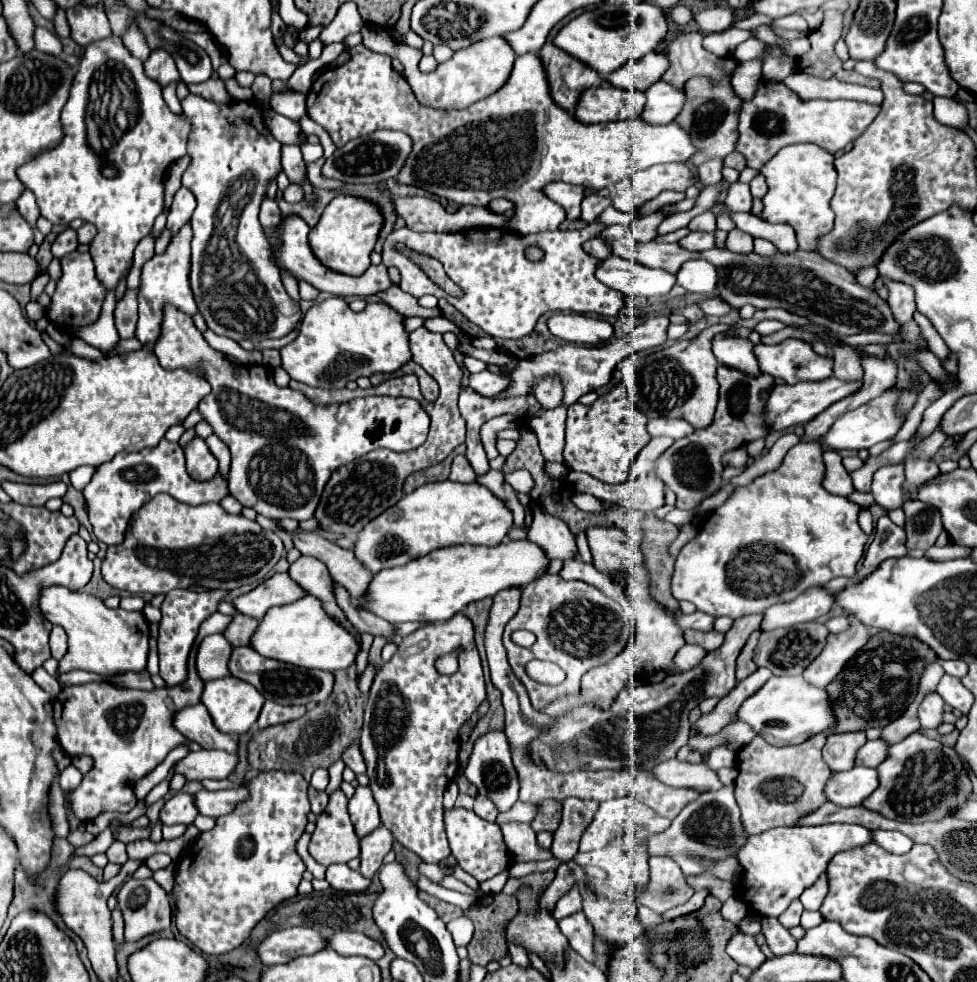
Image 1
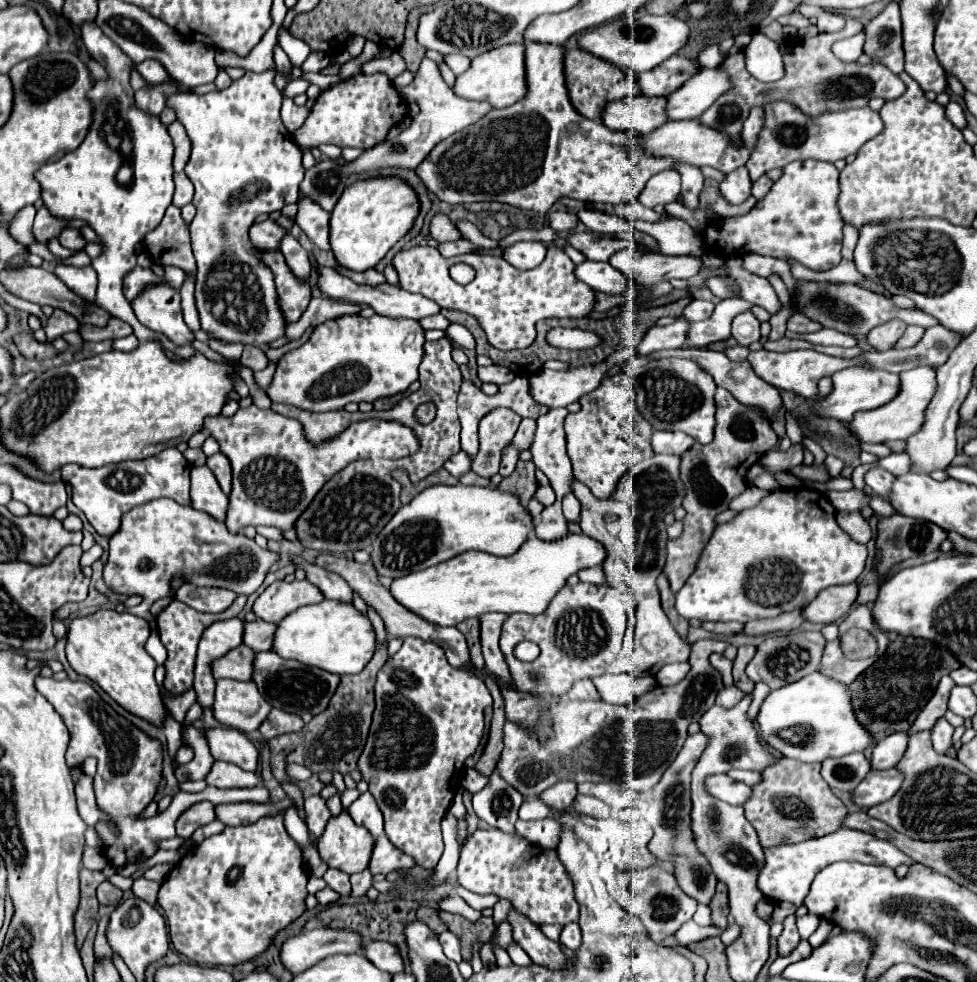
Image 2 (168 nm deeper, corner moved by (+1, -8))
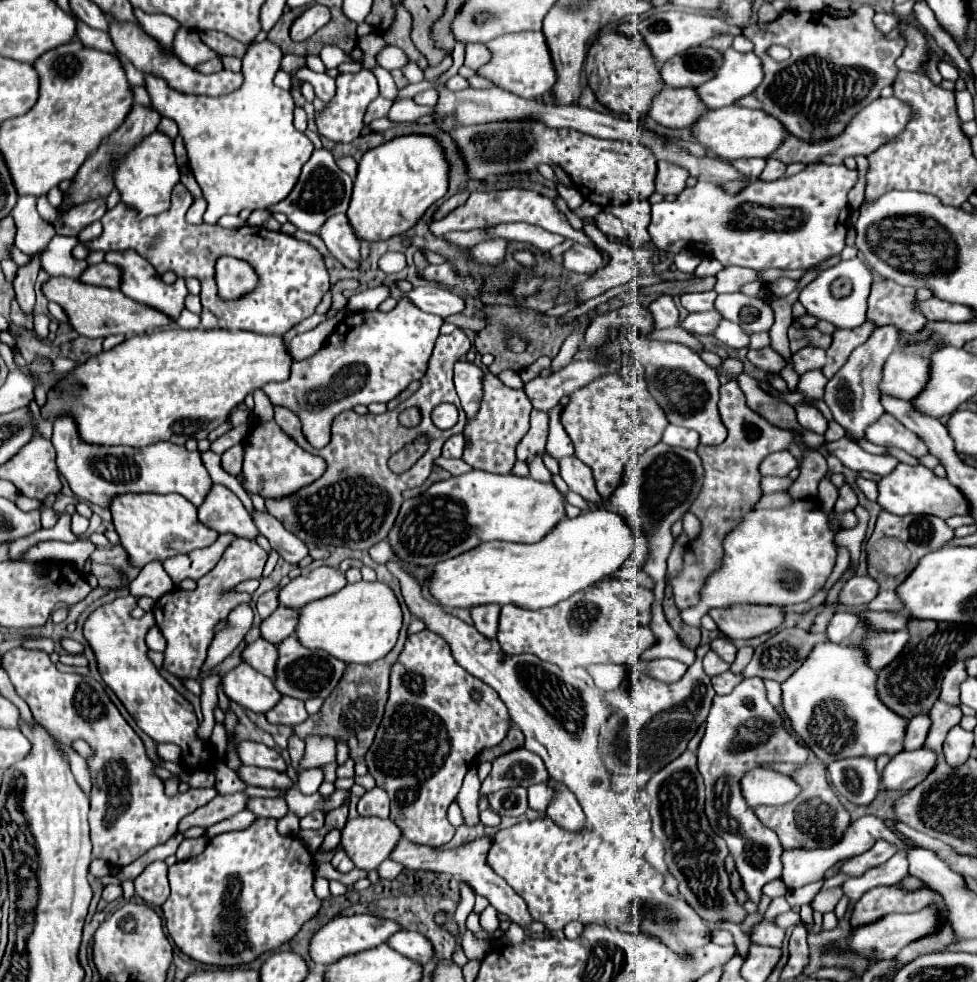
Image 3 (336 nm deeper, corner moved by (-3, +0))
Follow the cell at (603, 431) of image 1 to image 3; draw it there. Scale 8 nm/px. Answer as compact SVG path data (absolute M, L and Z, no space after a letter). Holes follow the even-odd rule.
M632 365L630 381L624 381L622 373L610 373L574 391L570 403L562 411L562 425L574 443L574 455L592 469L596 489L606 499L618 487L622 471L630 459L638 457L662 439L668 421L648 393L642 369Z

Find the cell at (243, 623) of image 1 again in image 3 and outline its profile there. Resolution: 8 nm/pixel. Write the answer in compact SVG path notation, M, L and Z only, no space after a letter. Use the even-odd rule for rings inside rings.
M278 607L268 619L262 621L260 635L262 639L278 645L282 639L294 633L296 625L298 625L298 611L288 607Z

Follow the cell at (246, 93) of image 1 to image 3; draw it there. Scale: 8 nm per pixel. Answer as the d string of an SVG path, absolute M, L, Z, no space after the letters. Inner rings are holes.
M136 9L136 17L142 19L142 27L150 36L155 38L163 49L174 47L174 37L180 29L180 23L167 15L148 15Z

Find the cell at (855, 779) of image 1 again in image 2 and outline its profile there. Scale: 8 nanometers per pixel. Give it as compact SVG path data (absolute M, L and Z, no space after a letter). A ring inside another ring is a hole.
M896 767L886 771L872 769L868 773L868 779L864 779L864 783L860 783L860 787L856 787L856 791L852 793L854 803L862 807L872 807L882 801L888 801L902 787L902 781L904 773Z

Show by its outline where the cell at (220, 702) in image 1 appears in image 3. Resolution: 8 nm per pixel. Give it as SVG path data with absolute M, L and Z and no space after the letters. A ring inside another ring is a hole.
M240 663L238 667L234 667L224 675L222 689L230 701L254 713L266 713L282 697L276 691L272 679L260 675L246 663Z

